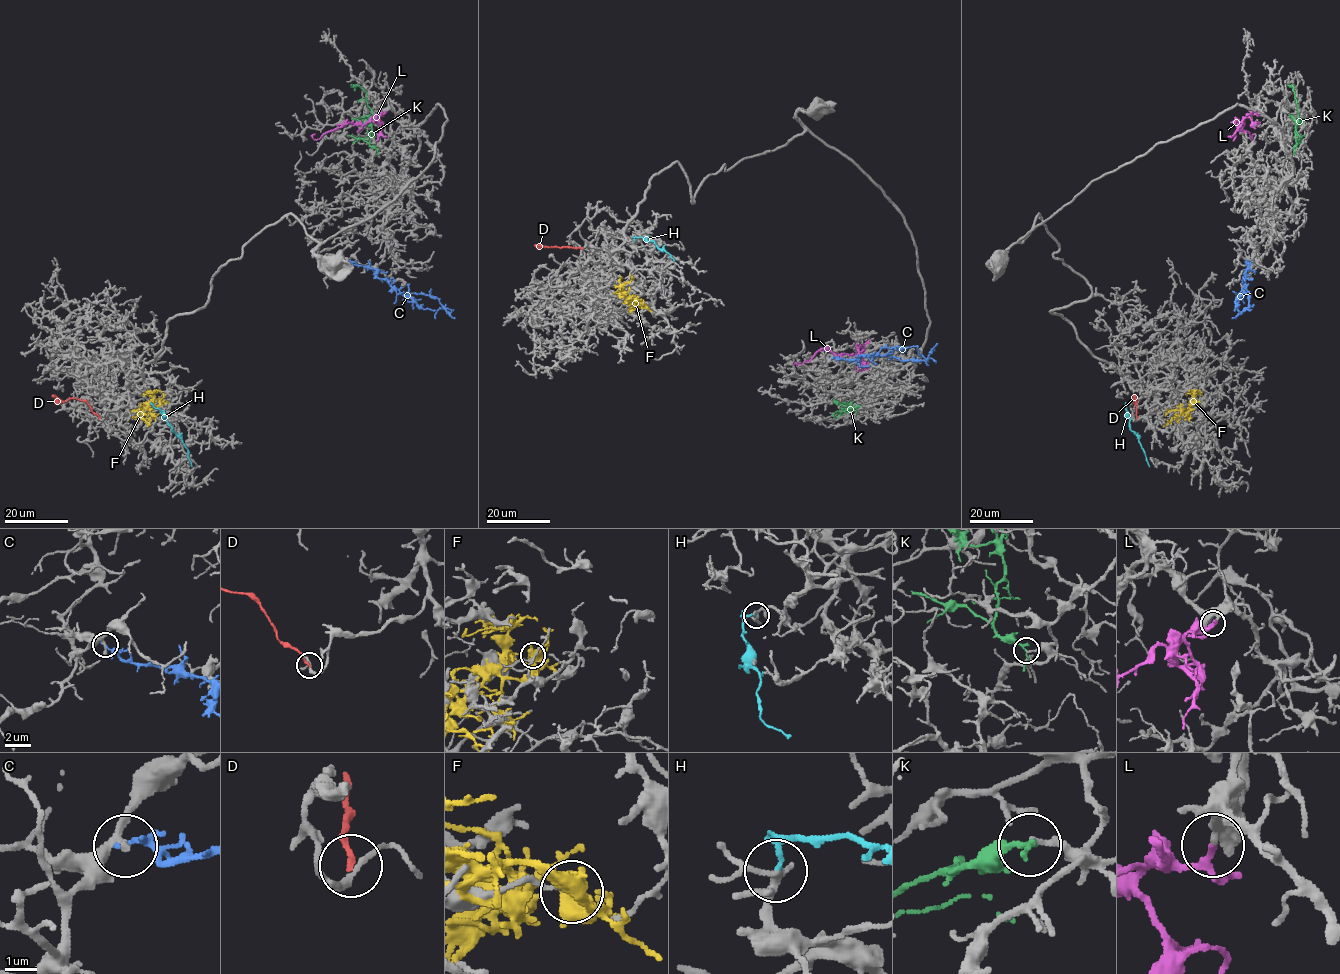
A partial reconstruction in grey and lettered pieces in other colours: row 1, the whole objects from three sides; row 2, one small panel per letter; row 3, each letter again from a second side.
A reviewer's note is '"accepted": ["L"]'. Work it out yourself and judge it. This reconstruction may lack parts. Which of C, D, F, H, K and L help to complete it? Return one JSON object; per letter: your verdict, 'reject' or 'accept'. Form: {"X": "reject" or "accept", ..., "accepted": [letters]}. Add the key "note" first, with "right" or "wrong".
{"note": "right", "C": "reject", "D": "reject", "F": "reject", "H": "reject", "K": "reject", "L": "accept", "accepted": ["L"]}

